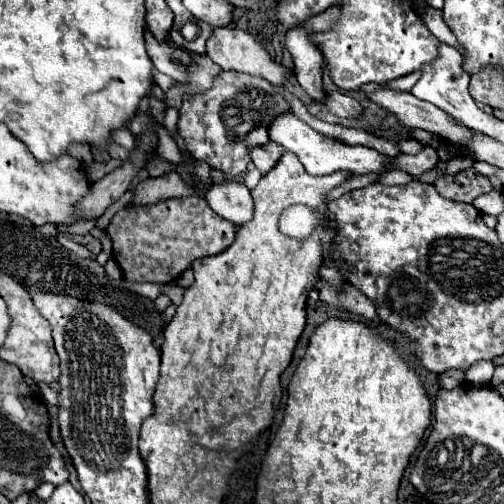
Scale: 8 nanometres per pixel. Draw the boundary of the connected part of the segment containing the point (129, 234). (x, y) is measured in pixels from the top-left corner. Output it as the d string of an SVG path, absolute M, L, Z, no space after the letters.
M189 196L123 208L113 216L107 232L113 240L113 258L127 282L169 284L177 280L193 260L223 252L233 242L237 226L219 218L203 198Z

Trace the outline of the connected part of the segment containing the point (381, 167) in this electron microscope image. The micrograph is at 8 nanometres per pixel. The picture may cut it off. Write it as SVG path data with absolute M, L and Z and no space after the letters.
M283 114L283 116L275 118L275 122L269 126L269 138L273 142L281 144L285 150L293 152L301 160L305 170L309 174L313 174L313 176L331 174L335 170L343 170L343 172L349 172L349 174L381 174L381 172L393 170L393 162L395 162L395 158L379 154L373 148L349 146L349 144L345 144L341 140L327 138L327 136L315 132L305 122L301 122L295 114Z

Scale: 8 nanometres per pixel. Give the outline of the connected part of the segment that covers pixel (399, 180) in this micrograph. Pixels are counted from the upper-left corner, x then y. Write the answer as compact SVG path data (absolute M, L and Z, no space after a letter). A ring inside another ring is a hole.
M395 170L395 172L387 172L387 174L381 174L377 178L379 184L385 184L385 186L391 186L391 184L407 184L411 180L411 176L403 170Z

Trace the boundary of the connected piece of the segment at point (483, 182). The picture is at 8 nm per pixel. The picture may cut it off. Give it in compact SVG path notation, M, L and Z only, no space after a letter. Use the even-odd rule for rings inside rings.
M463 170L455 176L439 176L433 182L433 186L443 198L449 198L455 202L467 202L467 204L471 204L479 194L493 190L489 178L475 174L473 170Z

